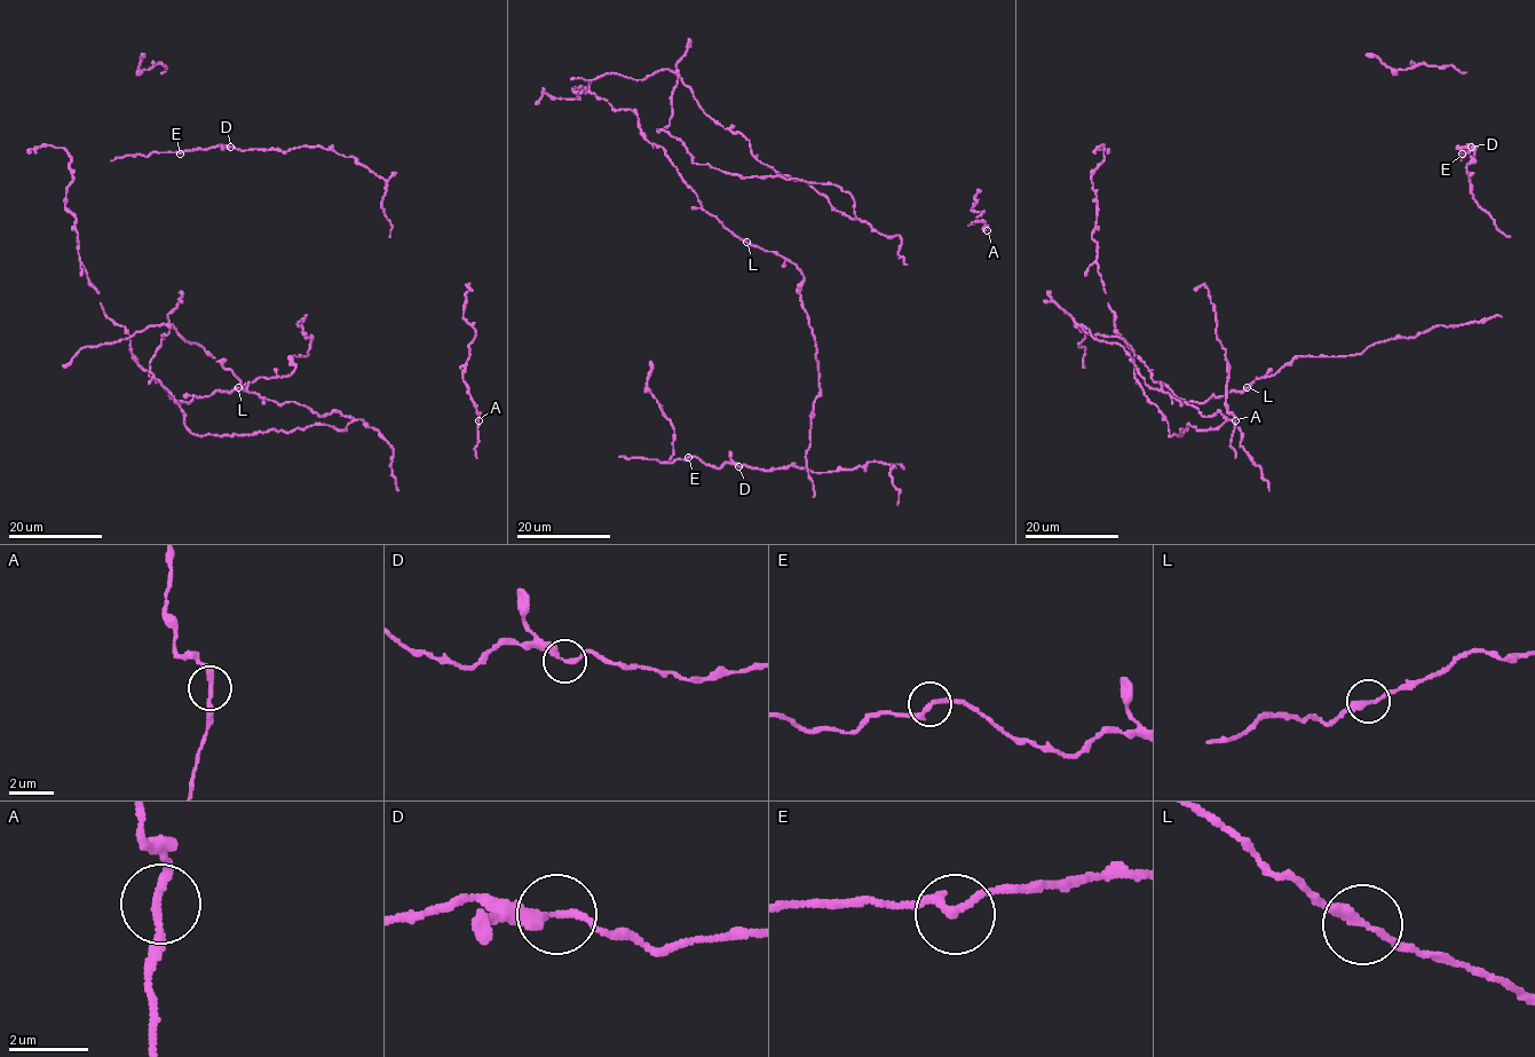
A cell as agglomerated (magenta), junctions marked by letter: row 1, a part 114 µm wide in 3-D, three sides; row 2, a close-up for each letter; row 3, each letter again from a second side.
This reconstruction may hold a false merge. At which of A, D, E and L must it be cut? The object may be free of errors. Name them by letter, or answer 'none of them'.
none of them

